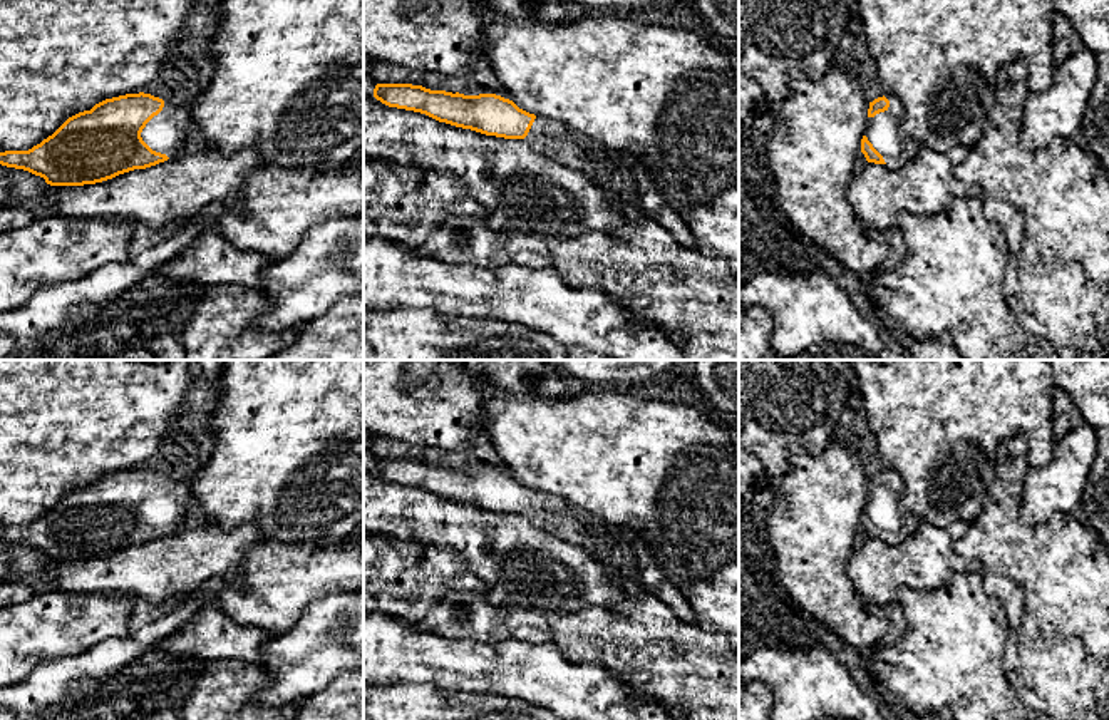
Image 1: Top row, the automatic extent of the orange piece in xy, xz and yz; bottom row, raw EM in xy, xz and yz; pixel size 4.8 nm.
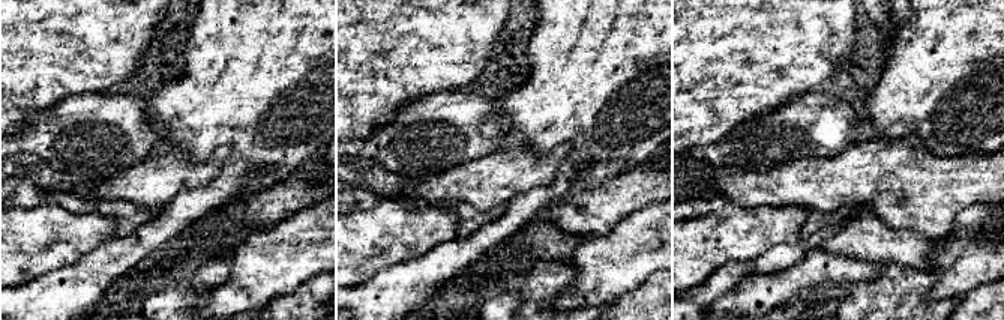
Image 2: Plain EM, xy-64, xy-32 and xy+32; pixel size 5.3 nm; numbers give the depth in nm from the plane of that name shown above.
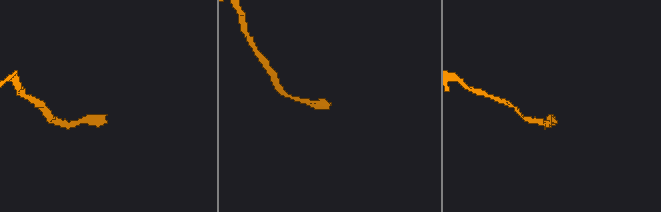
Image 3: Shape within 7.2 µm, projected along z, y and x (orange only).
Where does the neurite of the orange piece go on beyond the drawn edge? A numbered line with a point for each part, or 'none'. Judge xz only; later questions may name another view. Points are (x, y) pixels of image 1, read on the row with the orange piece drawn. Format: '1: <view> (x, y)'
1: xz (550, 138)

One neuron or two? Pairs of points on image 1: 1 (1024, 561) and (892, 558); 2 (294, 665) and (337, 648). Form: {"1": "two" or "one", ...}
{"1": "two", "2": "one"}

